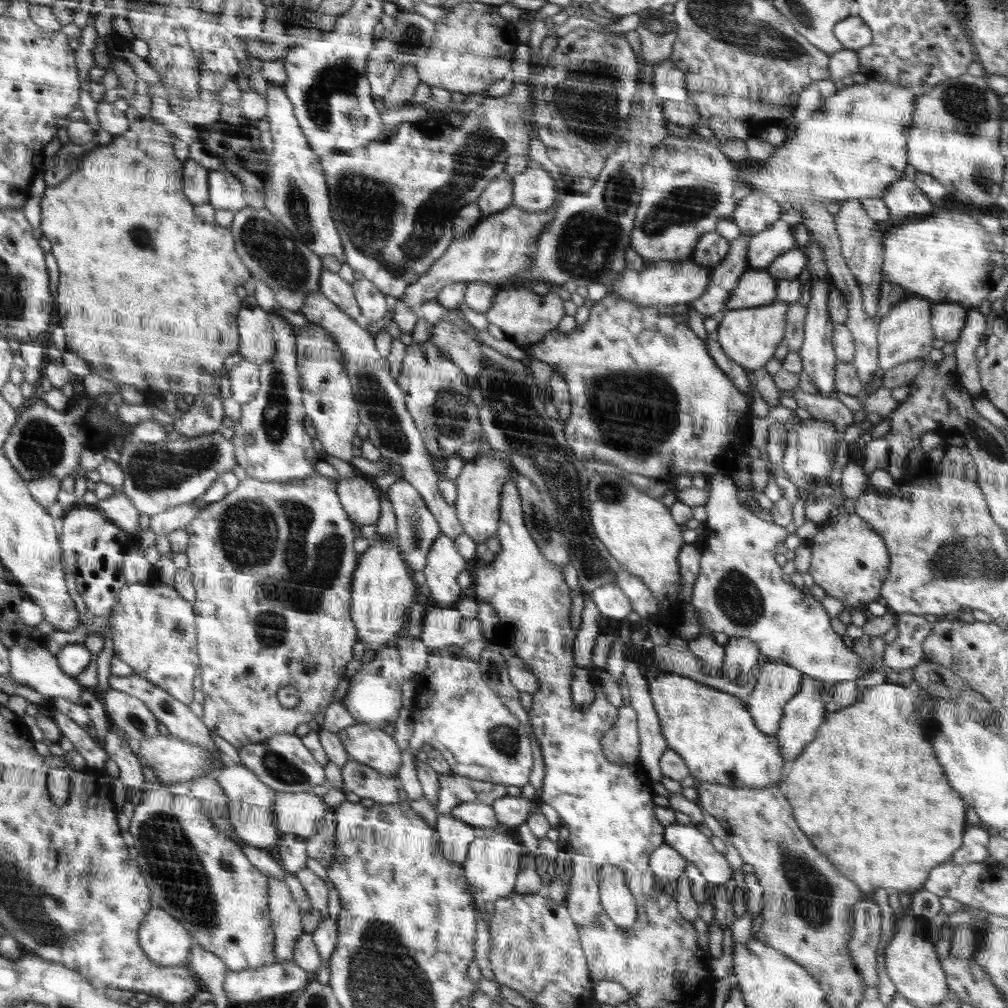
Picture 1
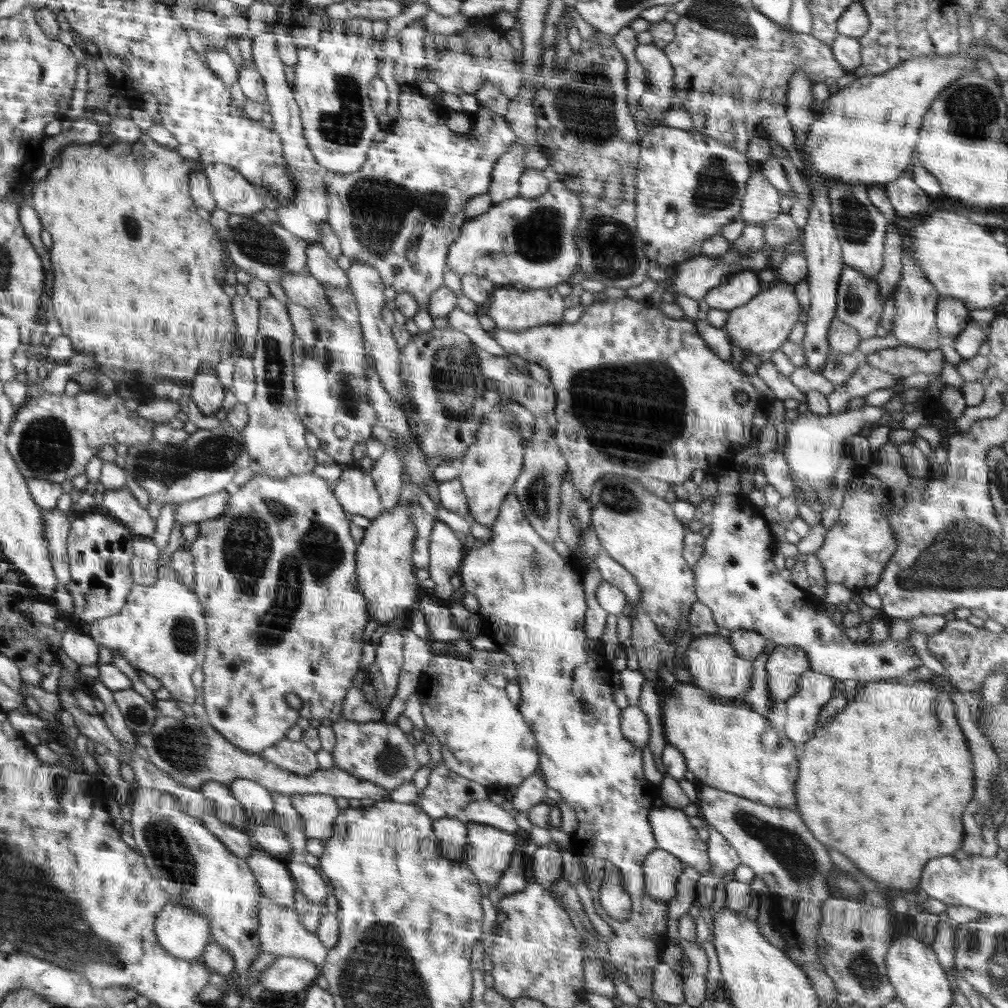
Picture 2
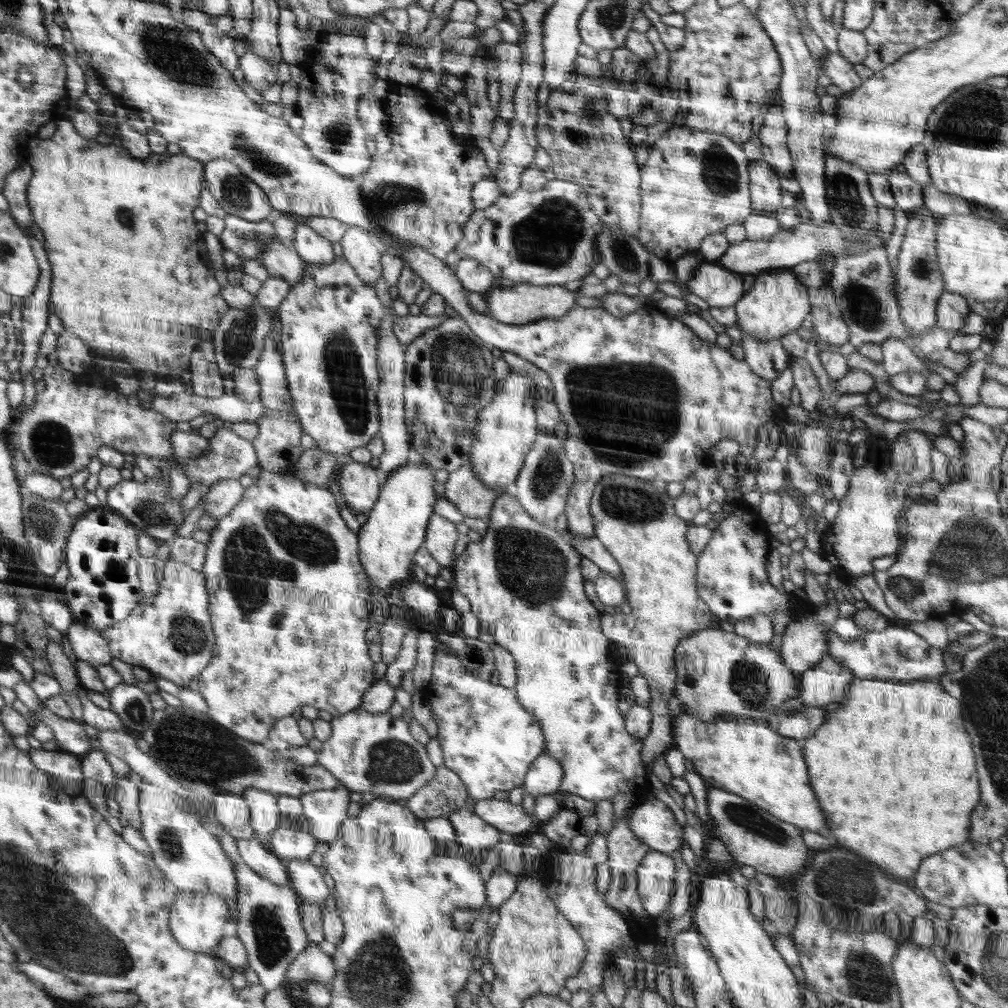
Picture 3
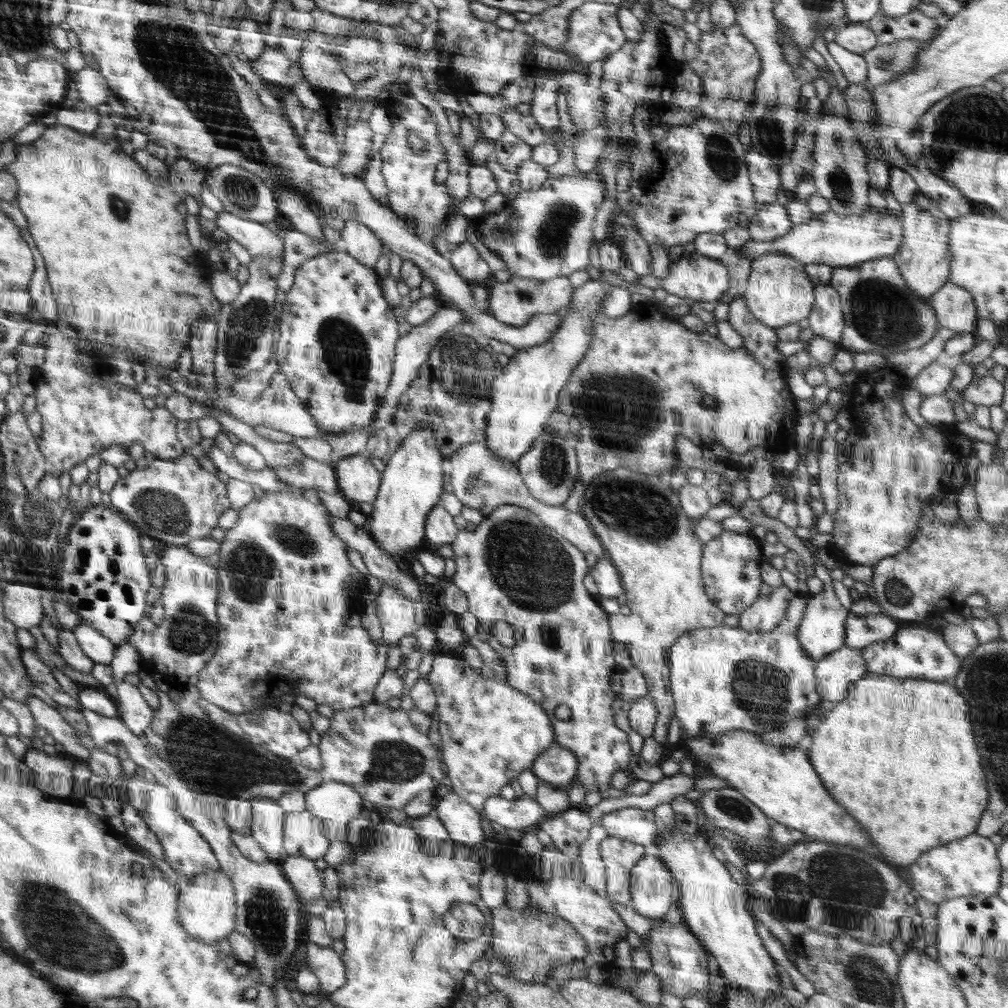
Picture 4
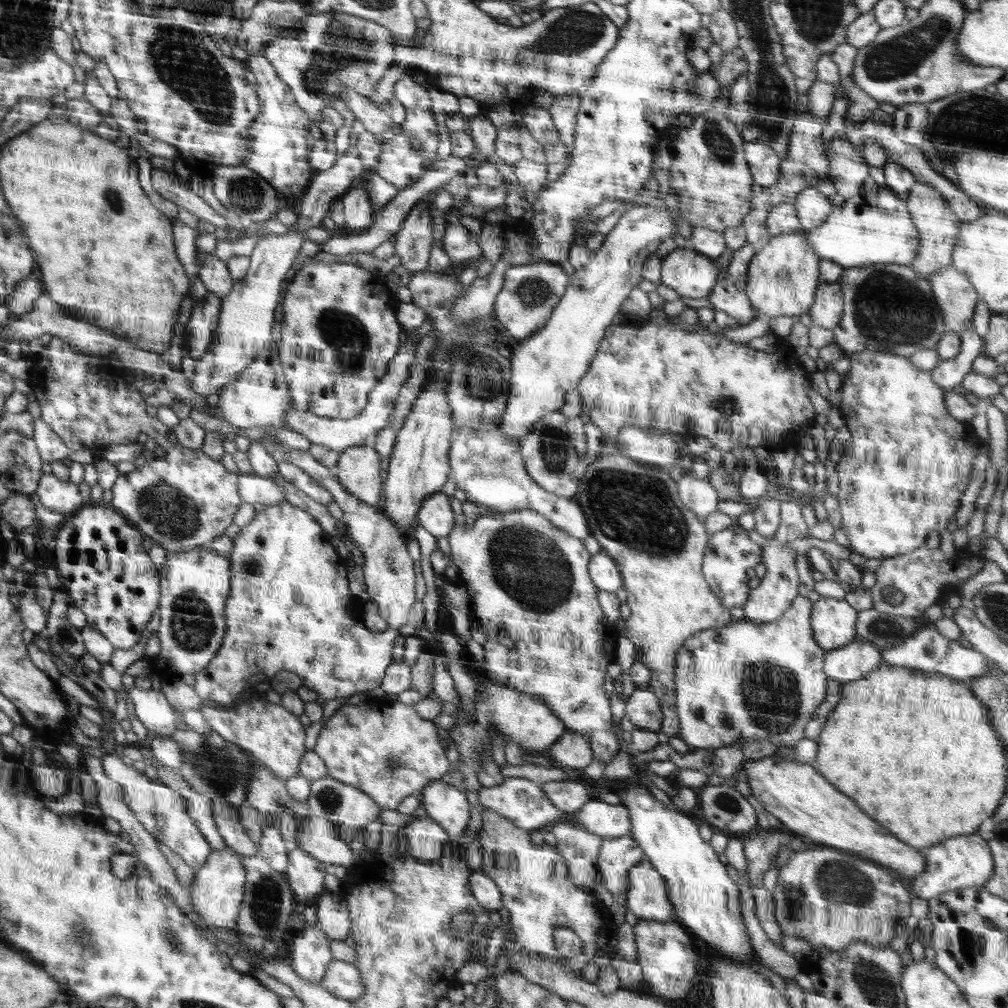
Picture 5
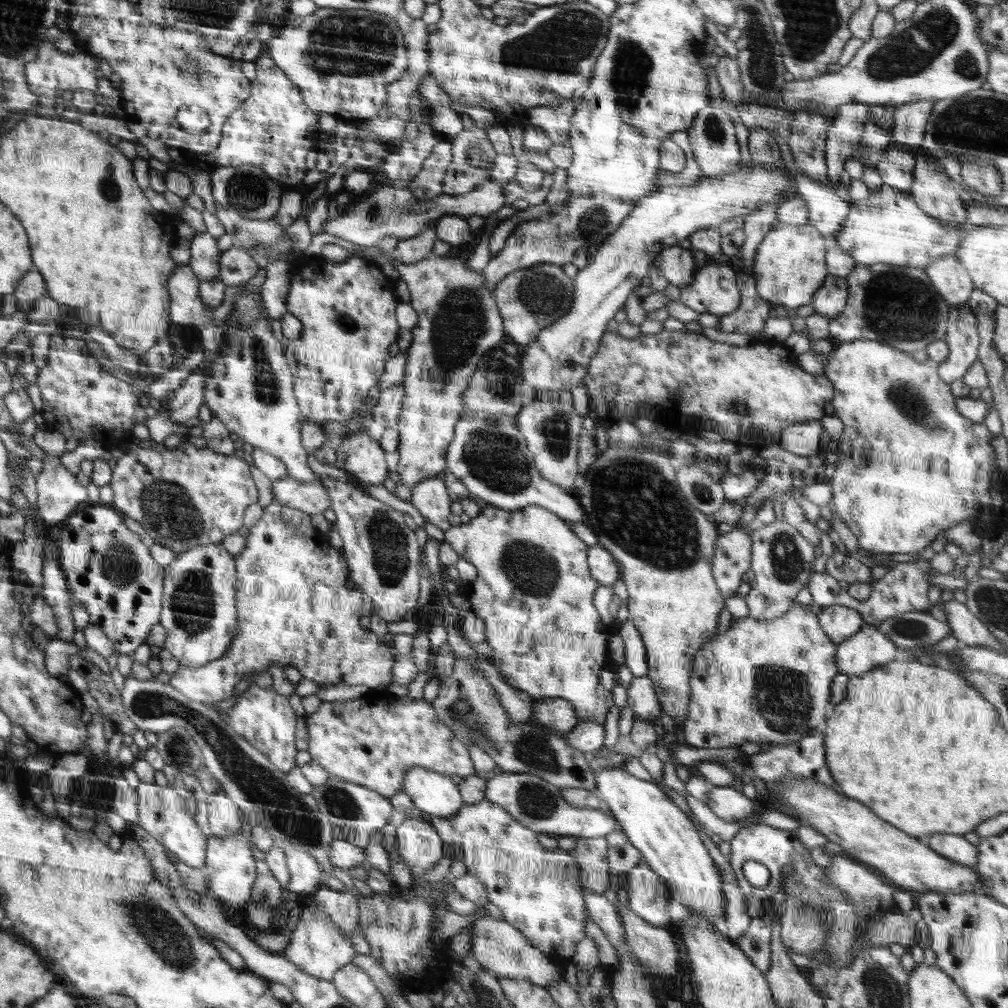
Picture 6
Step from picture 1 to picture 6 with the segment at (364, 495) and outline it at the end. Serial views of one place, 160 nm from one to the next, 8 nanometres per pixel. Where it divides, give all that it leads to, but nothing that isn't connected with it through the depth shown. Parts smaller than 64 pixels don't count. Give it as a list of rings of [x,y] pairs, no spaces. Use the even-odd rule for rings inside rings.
[[[360,430],[360,432],[342,439],[335,451],[337,459],[334,465],[345,470],[351,478],[354,478],[363,485],[378,486],[378,484],[384,482],[389,467],[384,462],[384,453],[386,451],[381,444],[378,444],[378,441],[372,440],[367,430]]]

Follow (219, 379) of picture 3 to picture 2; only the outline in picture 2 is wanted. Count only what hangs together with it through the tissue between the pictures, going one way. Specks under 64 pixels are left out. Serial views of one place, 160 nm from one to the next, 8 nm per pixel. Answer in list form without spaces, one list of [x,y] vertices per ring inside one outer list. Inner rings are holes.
[[[210,365],[202,366],[191,386],[191,395],[203,415],[214,415],[216,410],[220,410],[224,402],[225,387],[218,380],[215,368]]]

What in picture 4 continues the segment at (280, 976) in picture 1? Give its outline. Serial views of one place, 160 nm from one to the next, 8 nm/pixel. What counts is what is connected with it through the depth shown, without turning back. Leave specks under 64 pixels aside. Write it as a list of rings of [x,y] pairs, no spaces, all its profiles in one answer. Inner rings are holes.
[[[308,941],[305,960],[319,977],[321,993],[331,994],[346,984],[347,969],[341,953]]]

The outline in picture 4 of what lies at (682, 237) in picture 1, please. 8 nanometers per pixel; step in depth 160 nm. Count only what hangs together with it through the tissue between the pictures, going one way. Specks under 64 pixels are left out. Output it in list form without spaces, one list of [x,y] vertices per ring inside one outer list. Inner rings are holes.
[[[698,117],[693,123],[688,126],[673,126],[667,131],[667,136],[664,140],[654,146],[655,154],[657,155],[657,162],[654,166],[654,178],[646,182],[644,186],[643,196],[640,198],[640,204],[638,208],[632,211],[632,218],[634,223],[640,232],[640,237],[650,245],[662,245],[664,248],[669,249],[671,246],[686,245],[694,242],[698,234],[712,233],[722,234],[726,230],[731,230],[737,227],[748,227],[750,225],[752,217],[756,215],[759,205],[755,202],[753,196],[753,187],[749,178],[749,173],[745,162],[745,151],[742,147],[742,143],[738,141],[738,136],[730,134],[725,126],[718,121],[710,121],[706,117]]]

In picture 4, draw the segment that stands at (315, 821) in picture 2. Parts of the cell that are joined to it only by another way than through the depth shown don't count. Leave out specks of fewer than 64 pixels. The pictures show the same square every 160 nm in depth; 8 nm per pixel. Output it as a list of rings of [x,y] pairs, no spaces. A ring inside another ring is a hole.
[[[325,780],[316,789],[310,789],[305,793],[306,812],[311,812],[318,817],[325,826],[325,835],[331,842],[344,841],[348,834],[348,823],[360,816],[363,808],[362,797],[354,788],[343,783]]]

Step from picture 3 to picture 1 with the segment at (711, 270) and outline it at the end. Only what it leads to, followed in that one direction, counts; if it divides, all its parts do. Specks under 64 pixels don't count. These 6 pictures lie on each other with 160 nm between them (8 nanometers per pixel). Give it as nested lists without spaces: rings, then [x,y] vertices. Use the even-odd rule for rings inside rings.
[[[747,269],[728,296],[726,311],[760,308],[778,301],[777,283],[778,280],[765,269]]]

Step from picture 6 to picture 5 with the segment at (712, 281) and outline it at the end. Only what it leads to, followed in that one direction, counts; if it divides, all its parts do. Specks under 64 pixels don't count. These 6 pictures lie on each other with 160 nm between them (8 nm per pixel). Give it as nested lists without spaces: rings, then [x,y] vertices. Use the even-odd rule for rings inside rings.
[[[721,272],[716,279],[716,286],[712,288],[712,294],[708,294],[708,300],[712,309],[721,310],[733,316],[742,325],[748,324],[753,318],[752,306],[744,291],[738,291],[732,278],[726,272]]]

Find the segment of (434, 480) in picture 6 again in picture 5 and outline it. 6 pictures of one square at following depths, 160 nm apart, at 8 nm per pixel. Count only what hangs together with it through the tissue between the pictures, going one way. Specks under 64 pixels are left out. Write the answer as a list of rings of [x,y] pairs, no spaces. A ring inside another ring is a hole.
[[[432,493],[427,500],[424,500],[418,512],[418,524],[435,537],[447,538],[456,525],[448,499],[444,493]]]

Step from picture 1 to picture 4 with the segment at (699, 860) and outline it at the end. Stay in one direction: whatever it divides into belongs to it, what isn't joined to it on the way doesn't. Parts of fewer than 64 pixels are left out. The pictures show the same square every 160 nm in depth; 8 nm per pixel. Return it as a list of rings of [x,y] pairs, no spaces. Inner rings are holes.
[[[628,807],[604,814],[600,818],[600,824],[607,829],[610,838],[620,838],[639,845],[656,845],[659,837],[658,826],[654,812],[650,809]]]

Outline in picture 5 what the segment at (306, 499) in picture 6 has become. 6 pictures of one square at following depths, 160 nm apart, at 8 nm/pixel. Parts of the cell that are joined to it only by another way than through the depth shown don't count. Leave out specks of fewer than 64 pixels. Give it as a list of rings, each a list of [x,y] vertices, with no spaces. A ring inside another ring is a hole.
[[[240,473],[239,494],[243,502],[249,505],[263,504],[265,506],[276,506],[286,501],[284,491],[270,477],[256,474]]]

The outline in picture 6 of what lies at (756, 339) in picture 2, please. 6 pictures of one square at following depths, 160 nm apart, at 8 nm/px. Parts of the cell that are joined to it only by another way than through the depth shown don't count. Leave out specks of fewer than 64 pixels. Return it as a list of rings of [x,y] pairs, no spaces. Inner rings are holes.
[[[776,223],[759,245],[753,259],[757,294],[772,306],[798,309],[813,301],[814,294],[829,275],[825,254],[830,241],[815,226]]]

